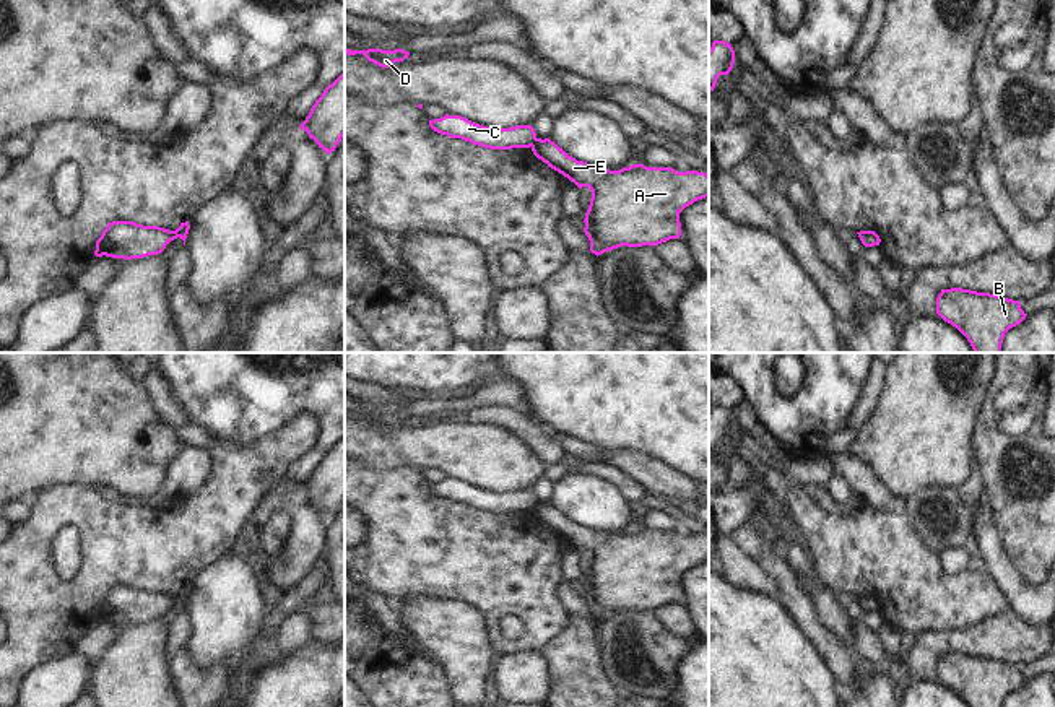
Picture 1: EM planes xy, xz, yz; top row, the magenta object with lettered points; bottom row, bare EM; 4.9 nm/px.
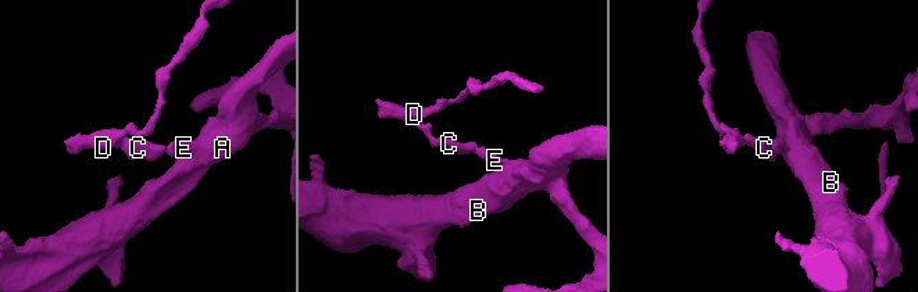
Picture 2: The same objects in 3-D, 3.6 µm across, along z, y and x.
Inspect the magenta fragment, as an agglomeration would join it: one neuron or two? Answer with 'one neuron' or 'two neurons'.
two neurons

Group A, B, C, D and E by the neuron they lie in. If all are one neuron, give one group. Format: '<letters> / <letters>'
A B E / C D

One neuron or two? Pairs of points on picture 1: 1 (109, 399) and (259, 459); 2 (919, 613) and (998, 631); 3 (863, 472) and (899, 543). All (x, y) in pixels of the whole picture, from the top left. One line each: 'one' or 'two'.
1: two
2: two
3: two

